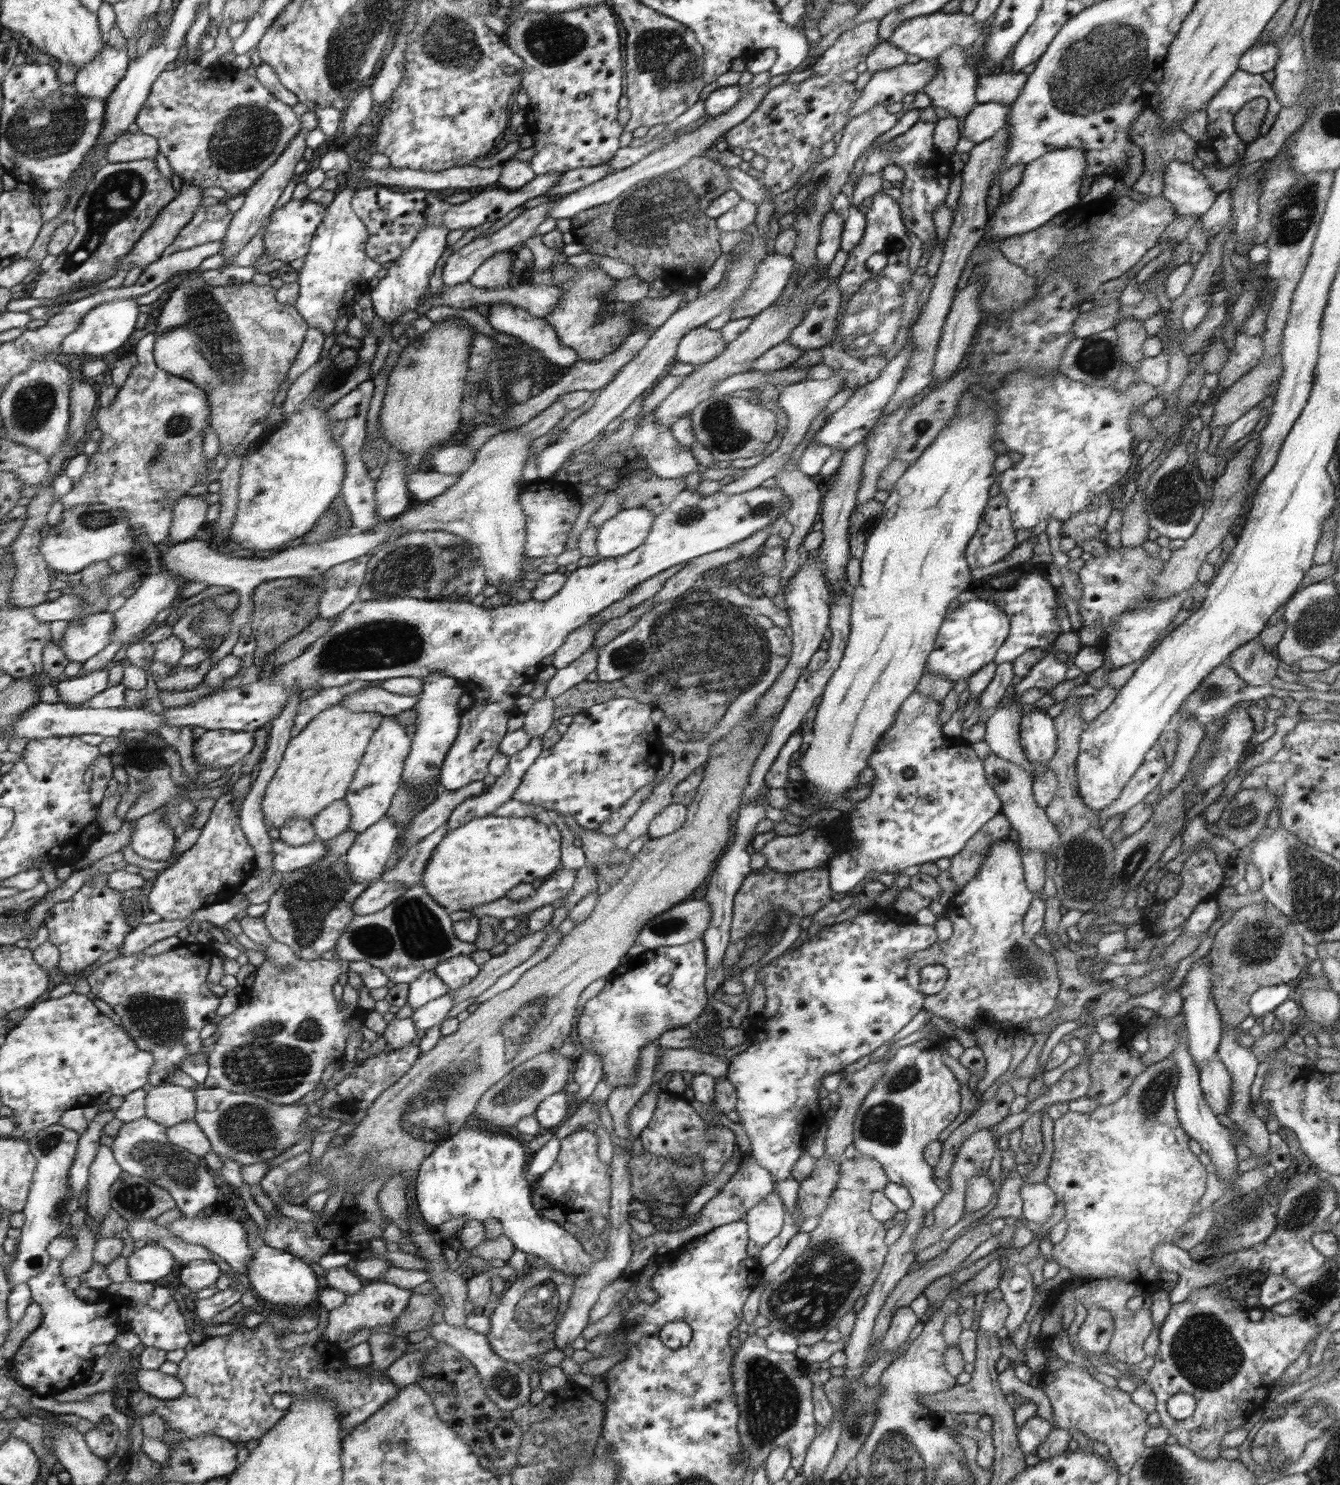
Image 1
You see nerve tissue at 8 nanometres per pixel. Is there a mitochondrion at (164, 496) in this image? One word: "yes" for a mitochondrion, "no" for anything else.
no

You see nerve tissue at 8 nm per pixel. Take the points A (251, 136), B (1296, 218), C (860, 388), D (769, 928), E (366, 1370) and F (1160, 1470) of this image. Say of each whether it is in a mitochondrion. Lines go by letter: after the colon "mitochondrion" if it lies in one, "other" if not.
A: mitochondrion
B: mitochondrion
C: other
D: mitochondrion
E: other
F: mitochondrion

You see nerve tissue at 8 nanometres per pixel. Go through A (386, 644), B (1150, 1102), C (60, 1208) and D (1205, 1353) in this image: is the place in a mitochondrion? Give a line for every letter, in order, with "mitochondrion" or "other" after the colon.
A: mitochondrion
B: mitochondrion
C: mitochondrion
D: mitochondrion

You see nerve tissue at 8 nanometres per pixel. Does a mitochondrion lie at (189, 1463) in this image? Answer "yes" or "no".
no

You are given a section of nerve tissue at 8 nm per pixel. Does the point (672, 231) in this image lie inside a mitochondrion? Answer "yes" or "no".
yes

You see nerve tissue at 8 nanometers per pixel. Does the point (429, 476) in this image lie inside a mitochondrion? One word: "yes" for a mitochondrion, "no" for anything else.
no

